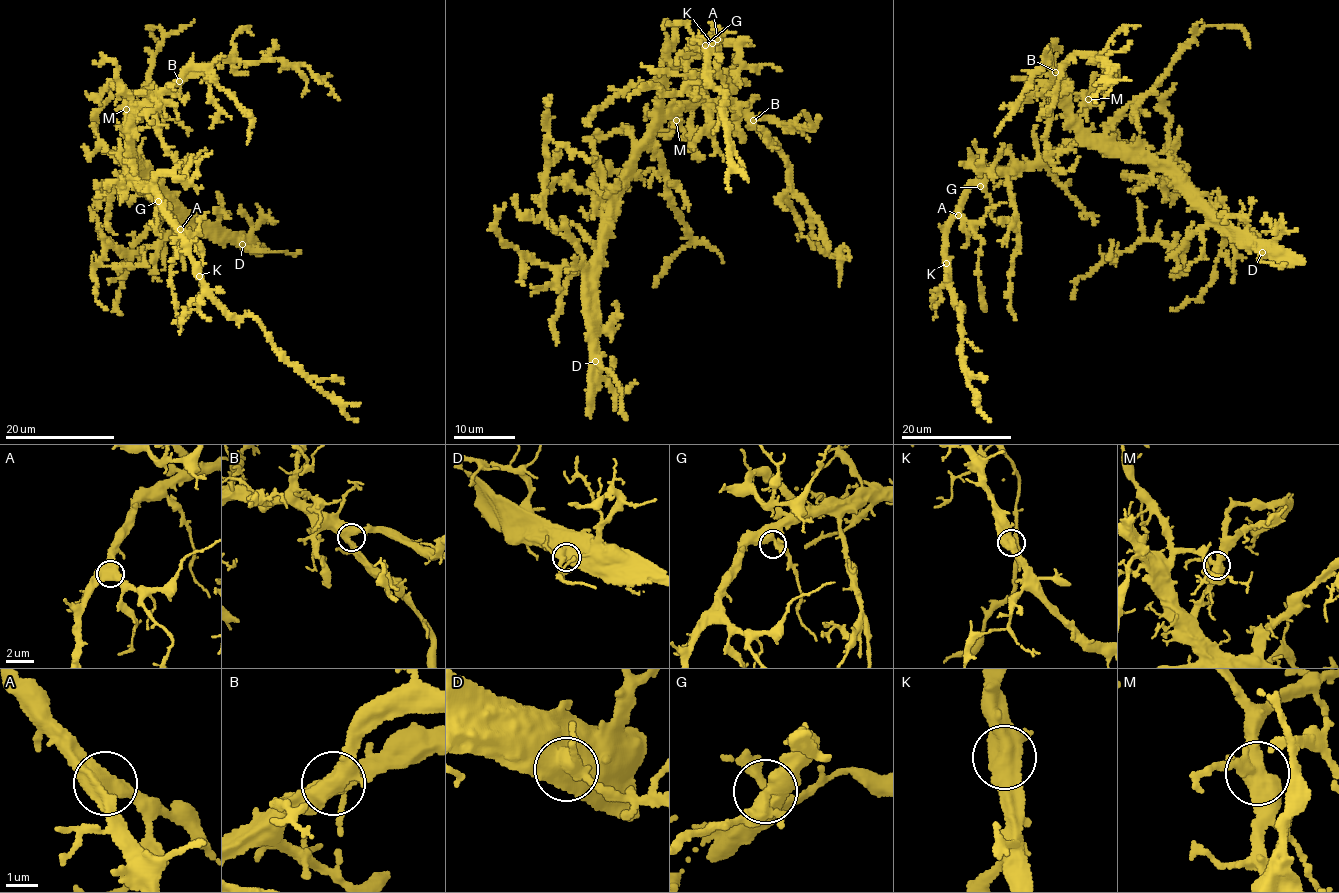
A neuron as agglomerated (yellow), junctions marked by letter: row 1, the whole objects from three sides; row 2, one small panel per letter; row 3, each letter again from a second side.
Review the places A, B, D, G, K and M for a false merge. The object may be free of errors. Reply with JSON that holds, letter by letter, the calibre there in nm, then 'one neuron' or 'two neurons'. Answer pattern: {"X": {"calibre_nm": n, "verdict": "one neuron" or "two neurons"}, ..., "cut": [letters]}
{"A": {"calibre_nm": 550, "verdict": "one neuron"}, "B": {"calibre_nm": 500, "verdict": "one neuron"}, "D": {"calibre_nm": 550, "verdict": "one neuron"}, "G": {"calibre_nm": 400, "verdict": "one neuron"}, "K": {"calibre_nm": 500, "verdict": "one neuron"}, "M": {"calibre_nm": 500, "verdict": "one neuron"}, "cut": []}

